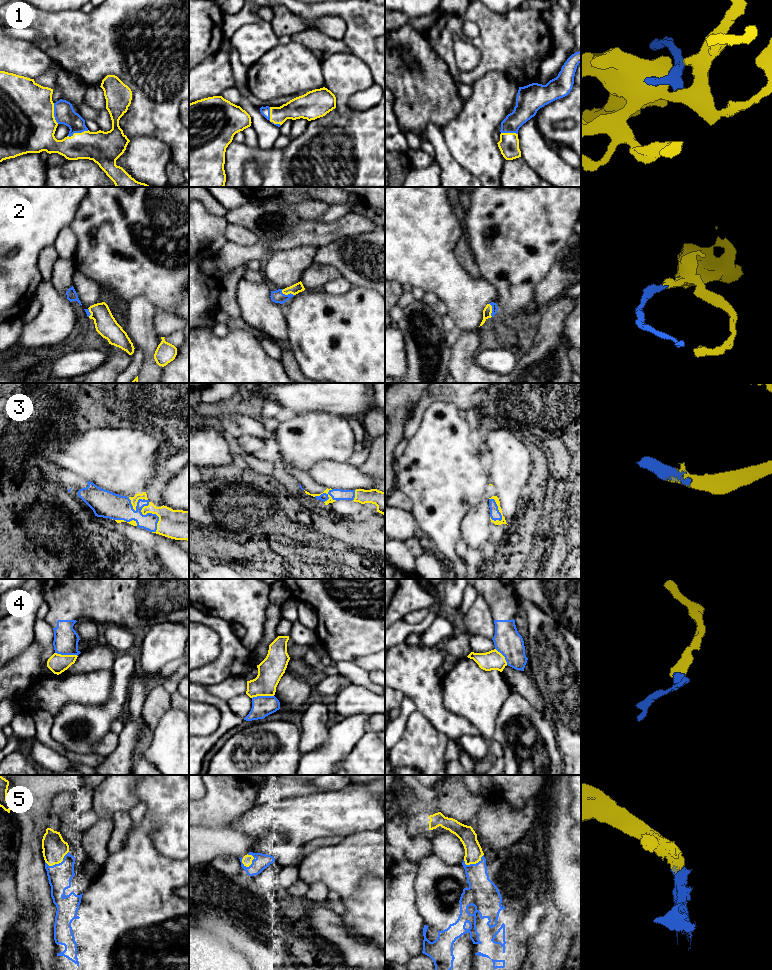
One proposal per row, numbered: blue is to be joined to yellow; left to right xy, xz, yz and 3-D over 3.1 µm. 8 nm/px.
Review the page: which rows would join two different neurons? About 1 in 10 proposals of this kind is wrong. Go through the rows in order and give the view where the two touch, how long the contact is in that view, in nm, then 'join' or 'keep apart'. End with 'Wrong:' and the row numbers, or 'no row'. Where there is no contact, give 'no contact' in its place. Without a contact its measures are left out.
1: meets yellow in xz; contact 180 nm long; join
2: meets yellow in xz; contact 110 nm long; join
3: meets yellow in xy; contact 260 nm long; join
4: meets yellow in xy; contact 190 nm long; keep apart
5: meets yellow in xz; contact 130 nm long; join
Wrong: 4

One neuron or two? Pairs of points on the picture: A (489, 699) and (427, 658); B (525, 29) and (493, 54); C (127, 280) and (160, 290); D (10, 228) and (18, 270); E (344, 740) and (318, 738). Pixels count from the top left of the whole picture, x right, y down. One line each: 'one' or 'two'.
A: two
B: one
C: one
D: one
E: two

